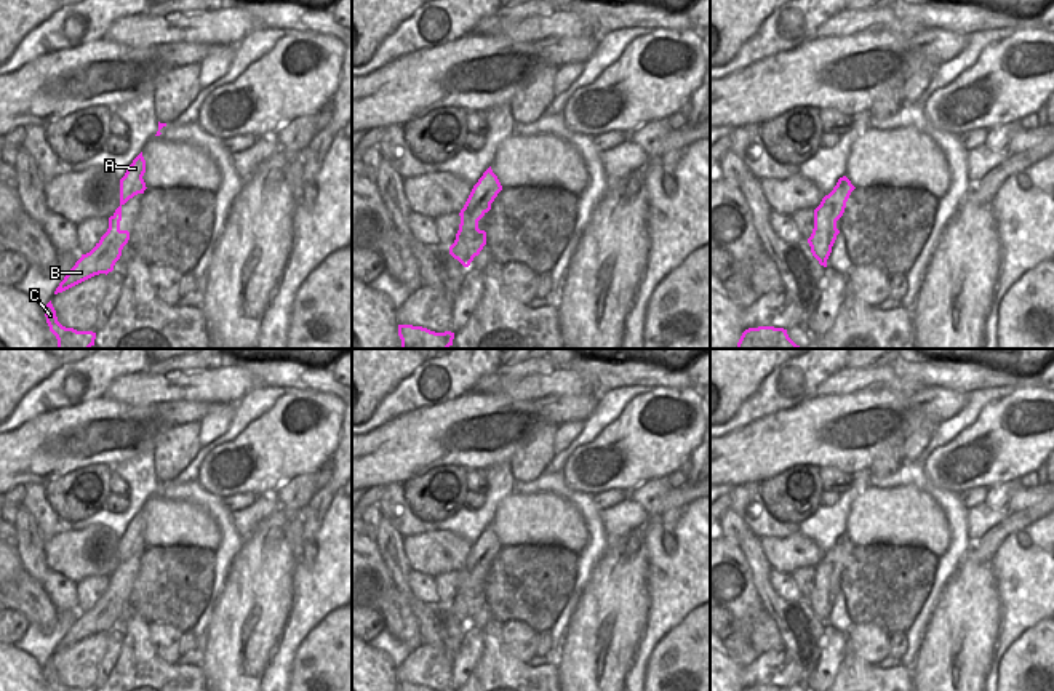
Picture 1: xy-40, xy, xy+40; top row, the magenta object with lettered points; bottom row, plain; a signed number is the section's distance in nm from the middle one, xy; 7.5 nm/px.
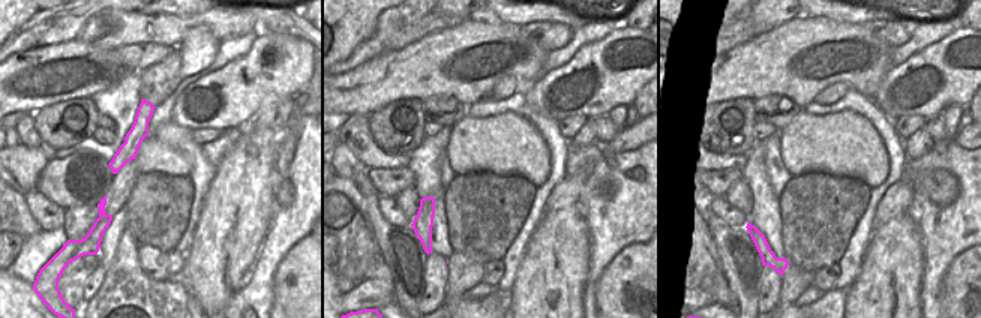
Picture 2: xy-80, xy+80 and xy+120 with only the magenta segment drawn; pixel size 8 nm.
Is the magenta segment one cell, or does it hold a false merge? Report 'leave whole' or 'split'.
split

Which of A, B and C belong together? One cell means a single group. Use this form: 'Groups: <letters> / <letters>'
Groups: A / B C

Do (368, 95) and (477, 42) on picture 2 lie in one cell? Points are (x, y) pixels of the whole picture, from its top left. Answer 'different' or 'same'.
same

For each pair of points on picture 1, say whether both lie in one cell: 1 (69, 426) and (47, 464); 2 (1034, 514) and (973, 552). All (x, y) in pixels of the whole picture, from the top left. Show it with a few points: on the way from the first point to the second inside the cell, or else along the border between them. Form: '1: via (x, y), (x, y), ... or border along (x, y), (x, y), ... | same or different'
1: via (59, 434), (47, 455) | same
2: via (1019, 520), (1002, 530), (987, 544) | same

